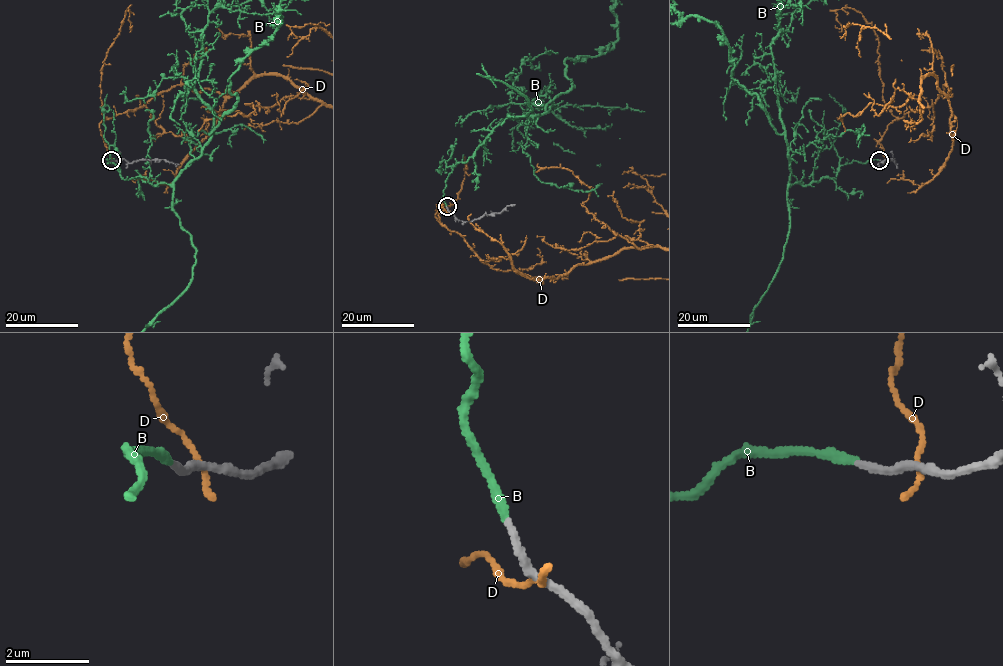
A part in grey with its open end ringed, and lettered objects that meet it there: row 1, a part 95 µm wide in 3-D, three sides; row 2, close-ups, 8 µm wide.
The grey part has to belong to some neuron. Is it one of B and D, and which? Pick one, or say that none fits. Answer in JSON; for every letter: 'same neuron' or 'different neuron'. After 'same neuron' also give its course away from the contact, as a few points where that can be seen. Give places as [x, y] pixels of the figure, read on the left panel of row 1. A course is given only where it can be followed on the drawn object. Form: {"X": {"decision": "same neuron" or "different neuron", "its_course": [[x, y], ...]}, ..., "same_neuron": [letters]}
{"B": {"decision": "same neuron"}, "D": {"decision": "different neuron"}, "same_neuron": ["B"]}

